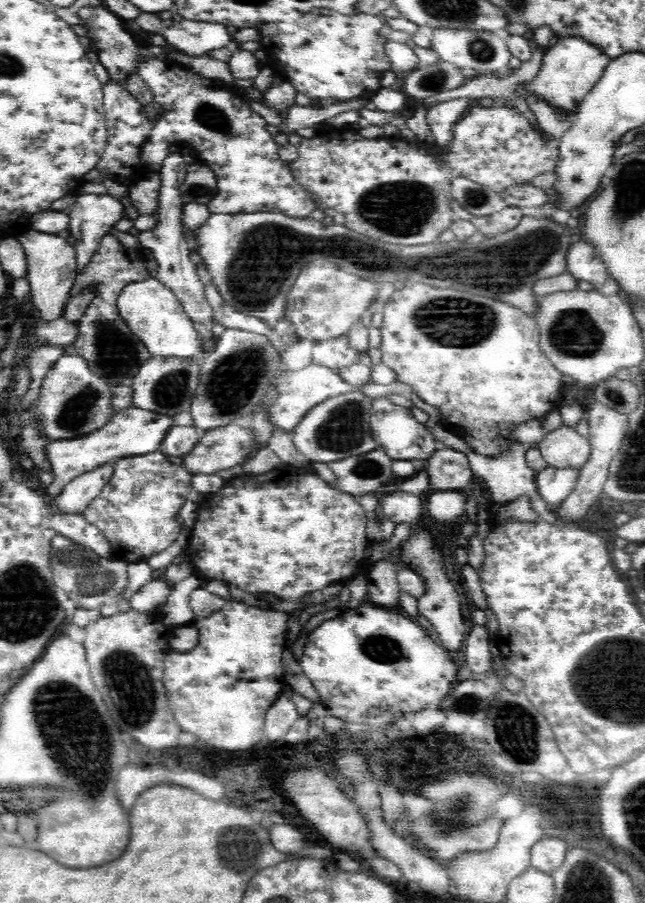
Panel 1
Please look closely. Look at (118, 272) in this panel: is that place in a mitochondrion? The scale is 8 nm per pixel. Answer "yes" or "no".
no

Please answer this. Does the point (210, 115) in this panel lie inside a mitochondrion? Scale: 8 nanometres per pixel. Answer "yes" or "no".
yes

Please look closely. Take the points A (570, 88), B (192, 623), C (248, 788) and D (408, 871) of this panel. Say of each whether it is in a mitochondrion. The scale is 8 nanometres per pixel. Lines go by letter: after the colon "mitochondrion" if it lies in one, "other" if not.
A: other
B: other
C: other
D: other

